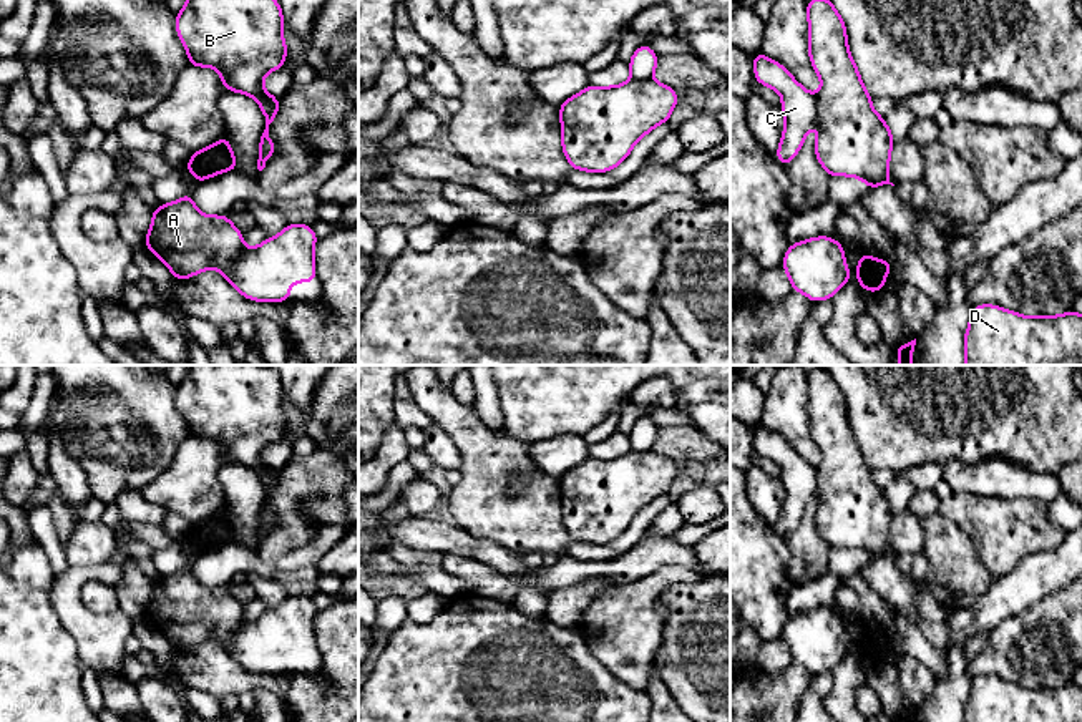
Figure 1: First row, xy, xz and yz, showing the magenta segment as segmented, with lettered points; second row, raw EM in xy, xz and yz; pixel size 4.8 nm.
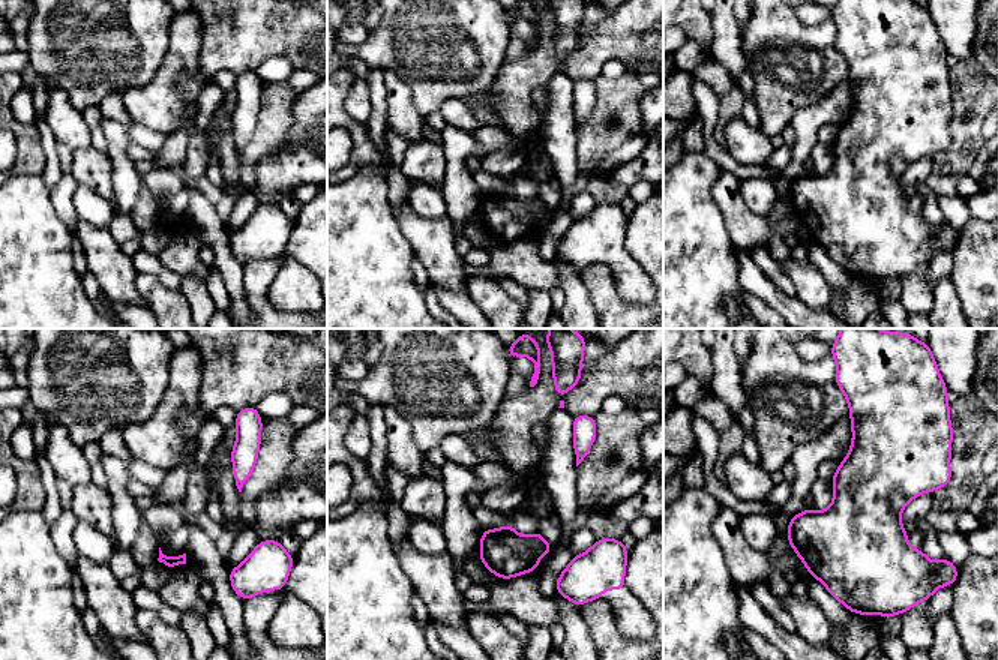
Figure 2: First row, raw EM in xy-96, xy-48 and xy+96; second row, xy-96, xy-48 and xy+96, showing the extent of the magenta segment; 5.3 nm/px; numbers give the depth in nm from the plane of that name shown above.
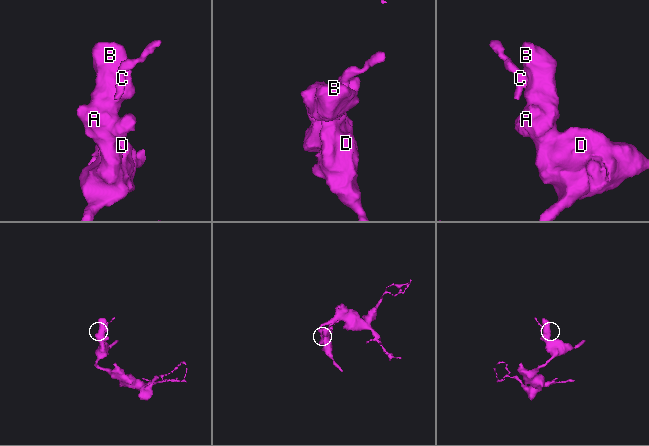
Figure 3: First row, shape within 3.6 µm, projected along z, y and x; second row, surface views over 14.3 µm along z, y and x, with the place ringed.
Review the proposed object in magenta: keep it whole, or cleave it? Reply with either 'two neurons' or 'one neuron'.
two neurons

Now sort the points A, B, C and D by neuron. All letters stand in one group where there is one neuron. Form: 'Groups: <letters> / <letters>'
Groups: A B D / C

